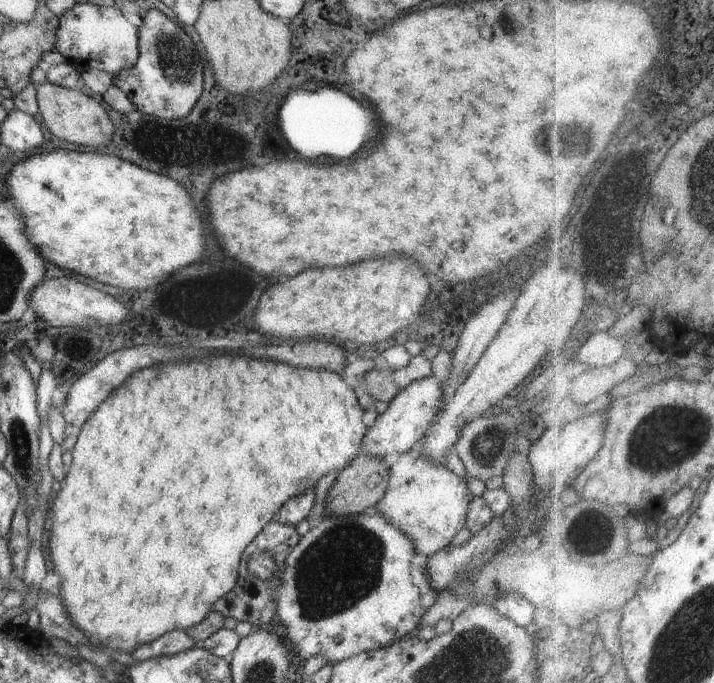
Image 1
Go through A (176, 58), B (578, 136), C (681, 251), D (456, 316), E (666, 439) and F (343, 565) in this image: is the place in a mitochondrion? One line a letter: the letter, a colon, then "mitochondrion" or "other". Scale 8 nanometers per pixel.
A: mitochondrion
B: mitochondrion
C: other
D: other
E: mitochondrion
F: mitochondrion

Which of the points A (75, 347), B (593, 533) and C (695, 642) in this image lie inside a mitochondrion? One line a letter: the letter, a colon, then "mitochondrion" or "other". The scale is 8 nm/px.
A: other
B: mitochondrion
C: mitochondrion

